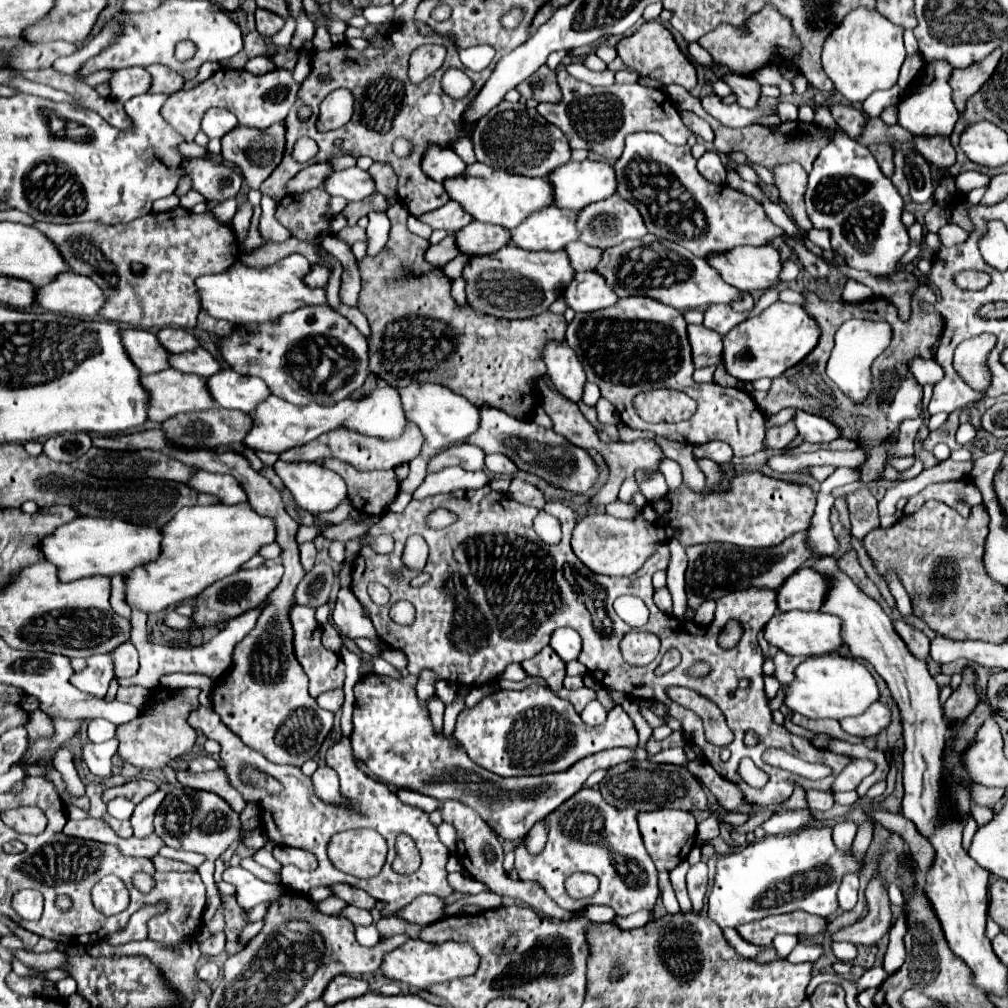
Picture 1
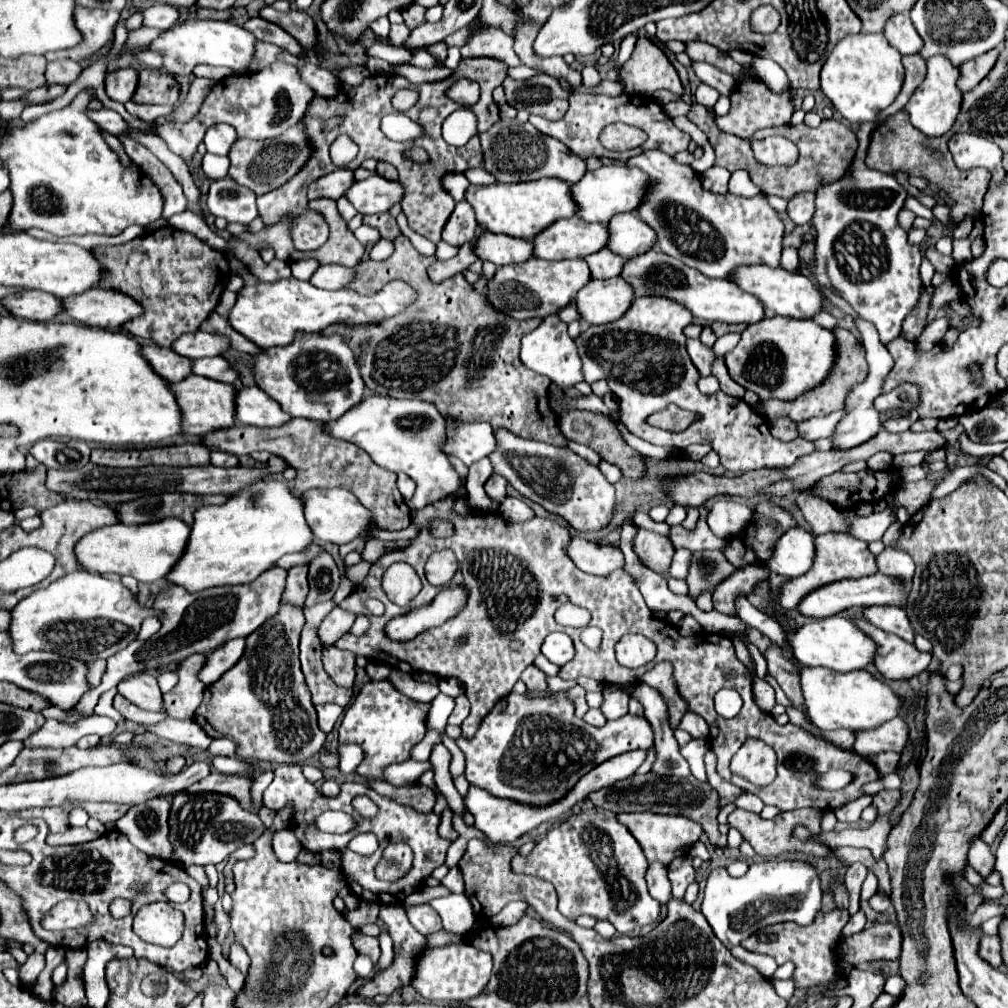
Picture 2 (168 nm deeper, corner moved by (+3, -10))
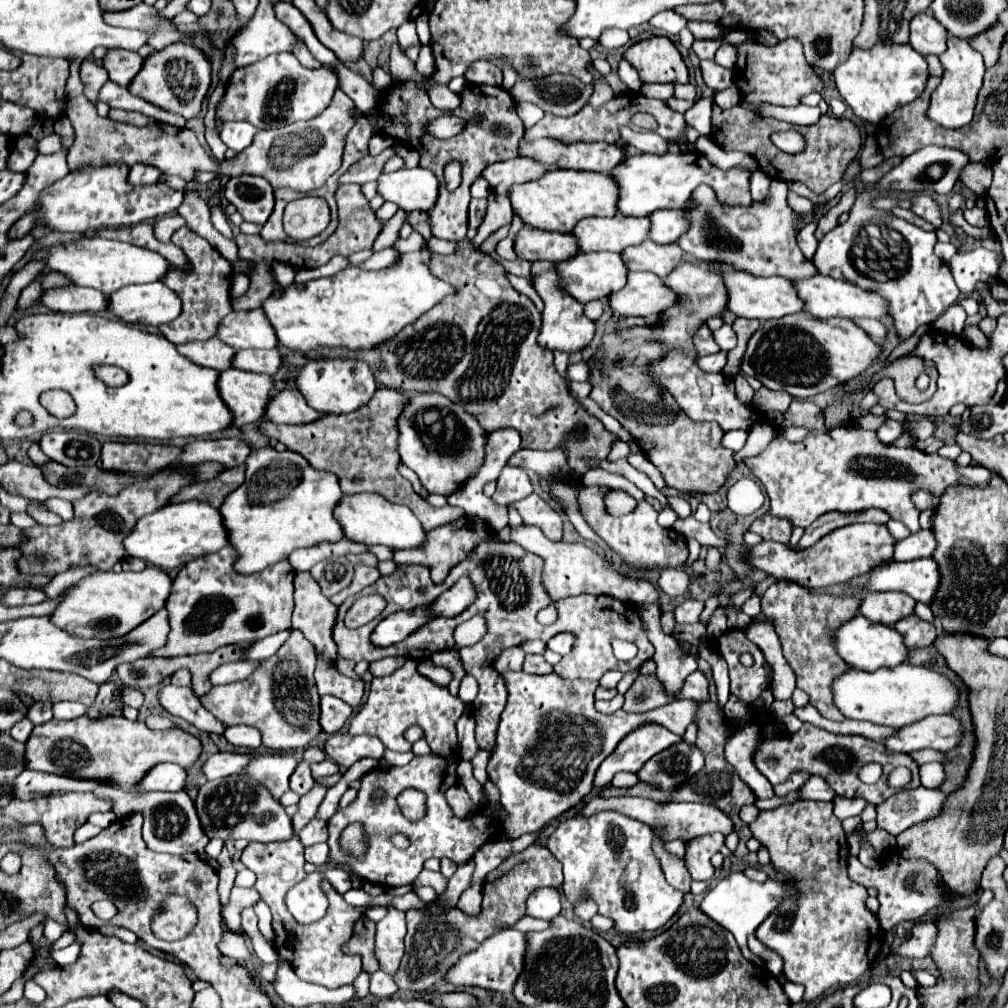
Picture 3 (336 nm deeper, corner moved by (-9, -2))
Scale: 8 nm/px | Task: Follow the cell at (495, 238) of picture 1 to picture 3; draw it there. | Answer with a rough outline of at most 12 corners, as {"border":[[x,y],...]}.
{"border":[[521,228],[521,260],[567,260],[577,254],[571,234]]}

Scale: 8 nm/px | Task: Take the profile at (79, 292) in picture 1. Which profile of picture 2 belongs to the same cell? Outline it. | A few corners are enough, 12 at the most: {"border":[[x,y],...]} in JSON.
{"border":[[91,288],[67,300],[69,318],[115,330],[143,314],[125,292]]}

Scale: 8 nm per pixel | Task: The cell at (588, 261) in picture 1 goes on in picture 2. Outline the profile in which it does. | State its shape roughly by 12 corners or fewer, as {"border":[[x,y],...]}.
{"border":[[611,250],[585,258],[593,278],[623,272],[625,258]]}

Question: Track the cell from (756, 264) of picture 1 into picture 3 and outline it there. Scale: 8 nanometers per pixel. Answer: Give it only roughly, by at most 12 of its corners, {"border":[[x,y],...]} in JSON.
{"border":[[795,280],[815,318],[879,318],[887,304],[851,282]]}

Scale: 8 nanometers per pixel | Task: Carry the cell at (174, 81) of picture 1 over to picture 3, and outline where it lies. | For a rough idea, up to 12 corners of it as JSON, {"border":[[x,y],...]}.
{"border":[[171,44],[143,62],[135,96],[193,118],[211,82],[195,46]]}

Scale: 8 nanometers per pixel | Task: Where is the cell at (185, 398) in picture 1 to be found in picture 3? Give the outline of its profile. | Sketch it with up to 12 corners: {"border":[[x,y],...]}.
{"border":[[223,370],[217,380],[233,426],[259,422],[273,380]]}

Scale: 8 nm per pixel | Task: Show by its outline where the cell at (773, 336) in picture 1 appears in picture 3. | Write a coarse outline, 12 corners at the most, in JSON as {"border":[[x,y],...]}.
{"border":[[765,320],[739,370],[797,400],[881,348],[851,320]]}

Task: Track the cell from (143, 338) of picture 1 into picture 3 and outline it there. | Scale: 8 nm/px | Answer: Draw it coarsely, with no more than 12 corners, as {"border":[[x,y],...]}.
{"border":[[217,338],[179,344],[177,352],[191,362],[231,368],[233,348]]}

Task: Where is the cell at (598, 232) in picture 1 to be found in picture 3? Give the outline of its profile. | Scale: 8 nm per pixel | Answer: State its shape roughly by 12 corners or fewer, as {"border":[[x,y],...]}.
{"border":[[659,210],[651,220],[651,240],[675,244],[687,230],[681,210]]}

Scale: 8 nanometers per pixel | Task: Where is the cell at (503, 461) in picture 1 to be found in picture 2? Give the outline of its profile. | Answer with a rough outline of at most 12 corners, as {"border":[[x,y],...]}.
{"border":[[493,474],[485,492],[497,504],[507,498],[507,480]]}

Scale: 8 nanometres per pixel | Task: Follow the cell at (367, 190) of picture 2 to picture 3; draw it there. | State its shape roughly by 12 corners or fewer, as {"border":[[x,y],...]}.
{"border":[[401,168],[377,180],[377,194],[405,212],[429,210],[437,178]]}

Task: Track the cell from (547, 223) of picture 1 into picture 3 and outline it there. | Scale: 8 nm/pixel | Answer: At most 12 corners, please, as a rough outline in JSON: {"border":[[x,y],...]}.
{"border":[[583,218],[579,252],[621,252],[649,234],[647,218]]}

